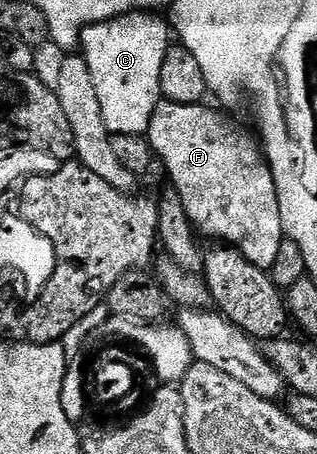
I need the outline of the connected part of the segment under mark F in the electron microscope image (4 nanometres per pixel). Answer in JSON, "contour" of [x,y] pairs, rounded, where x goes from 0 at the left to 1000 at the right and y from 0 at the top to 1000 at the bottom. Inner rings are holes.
{"contour":[[[521,222],[498,231],[495,242],[483,249],[483,260],[470,271],[470,291],[464,304],[470,319],[489,339],[498,357],[511,355],[521,361],[521,372],[533,379],[543,414],[558,419],[565,438],[577,438],[577,456],[590,465],[590,474],[603,482],[612,507],[637,524],[675,522],[675,533],[707,535],[713,542],[751,548],[767,564],[792,579],[804,579],[804,588],[849,597],[858,595],[858,584],[871,579],[886,566],[886,537],[902,537],[905,524],[899,520],[899,502],[886,489],[886,467],[880,465],[880,430],[868,412],[868,394],[861,392],[861,374],[852,370],[845,352],[817,326],[814,313],[798,311],[757,284],[748,275],[732,275],[716,260],[697,249],[681,249],[672,240],[656,240],[656,229],[637,227],[628,231],[568,231],[549,222]]]}

